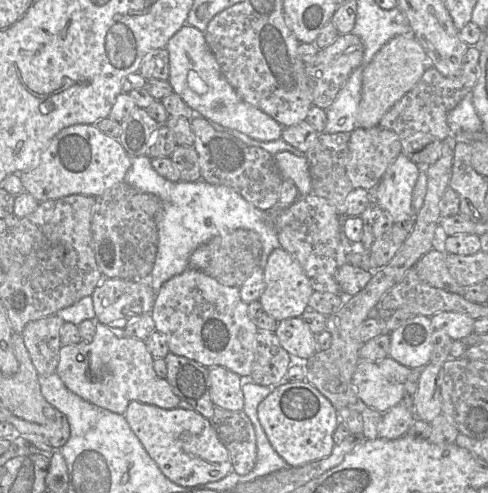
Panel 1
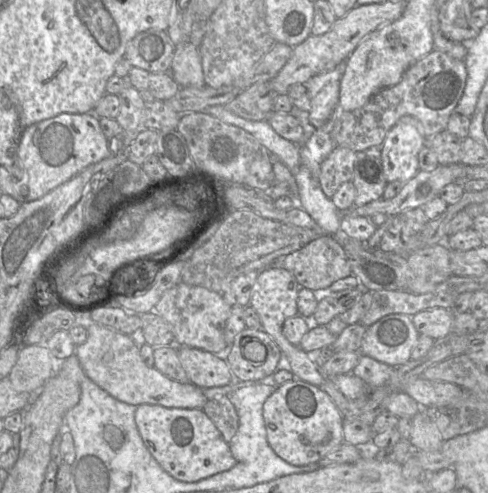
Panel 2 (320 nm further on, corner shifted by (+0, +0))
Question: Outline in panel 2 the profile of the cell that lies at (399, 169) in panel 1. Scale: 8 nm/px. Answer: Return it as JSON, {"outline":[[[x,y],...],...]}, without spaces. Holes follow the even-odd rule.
{"outline":[[[403,116],[390,129],[382,143],[382,167],[388,183],[399,180],[406,183],[412,179],[419,169],[418,154],[426,144],[426,137],[422,132],[422,124],[412,116]]]}

